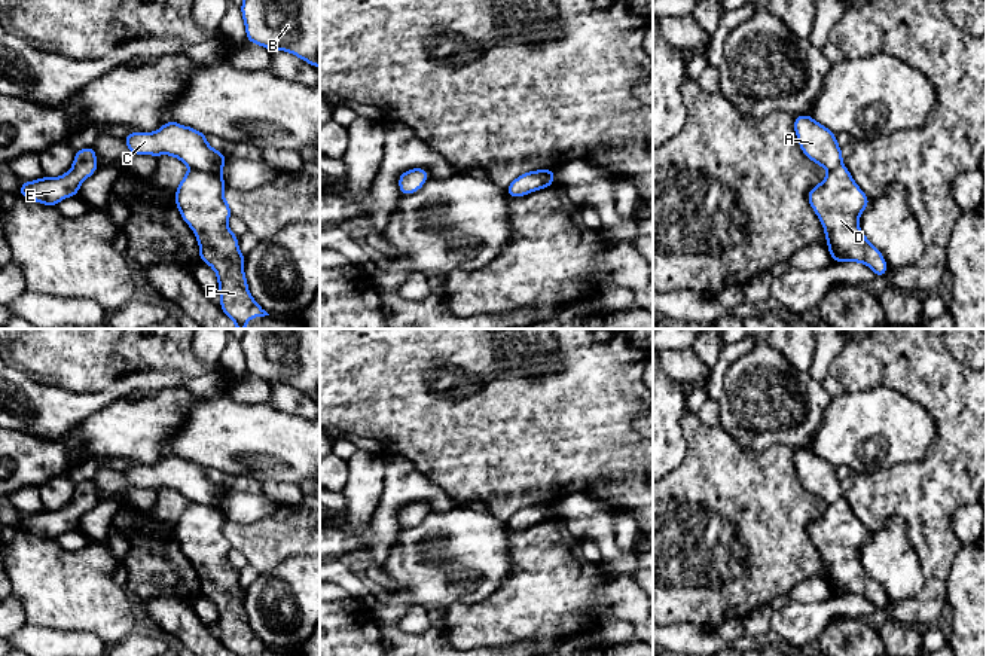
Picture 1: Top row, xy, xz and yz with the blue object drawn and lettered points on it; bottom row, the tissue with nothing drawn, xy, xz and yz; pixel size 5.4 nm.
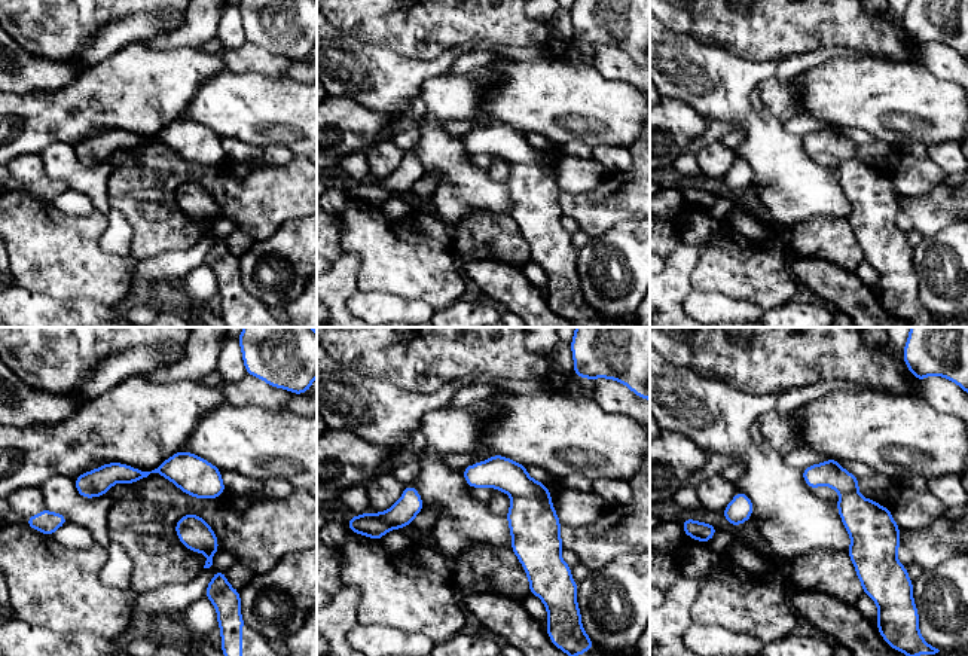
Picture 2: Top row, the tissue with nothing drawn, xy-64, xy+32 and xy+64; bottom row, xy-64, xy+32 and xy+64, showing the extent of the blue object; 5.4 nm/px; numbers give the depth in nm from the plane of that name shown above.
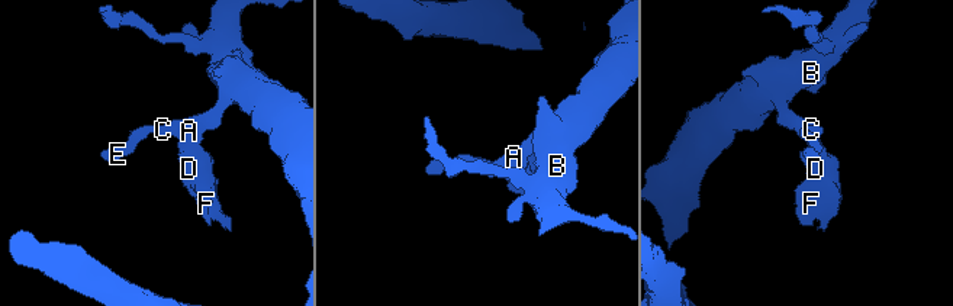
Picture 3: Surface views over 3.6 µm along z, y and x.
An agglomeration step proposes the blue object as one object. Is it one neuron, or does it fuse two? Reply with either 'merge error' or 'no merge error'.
merge error

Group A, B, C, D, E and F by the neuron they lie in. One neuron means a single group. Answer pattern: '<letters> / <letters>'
A B C E / D F

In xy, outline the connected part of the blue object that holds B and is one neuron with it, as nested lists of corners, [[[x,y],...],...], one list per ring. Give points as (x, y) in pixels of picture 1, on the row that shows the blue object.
[[[242,0],[247,42],[286,51],[320,68],[320,0]]]

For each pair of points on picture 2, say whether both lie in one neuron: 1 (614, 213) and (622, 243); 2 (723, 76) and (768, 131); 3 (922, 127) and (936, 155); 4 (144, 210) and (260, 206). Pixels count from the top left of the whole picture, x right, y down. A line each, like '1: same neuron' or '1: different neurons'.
1: different neurons
2: same neuron
3: different neurons
4: same neuron

